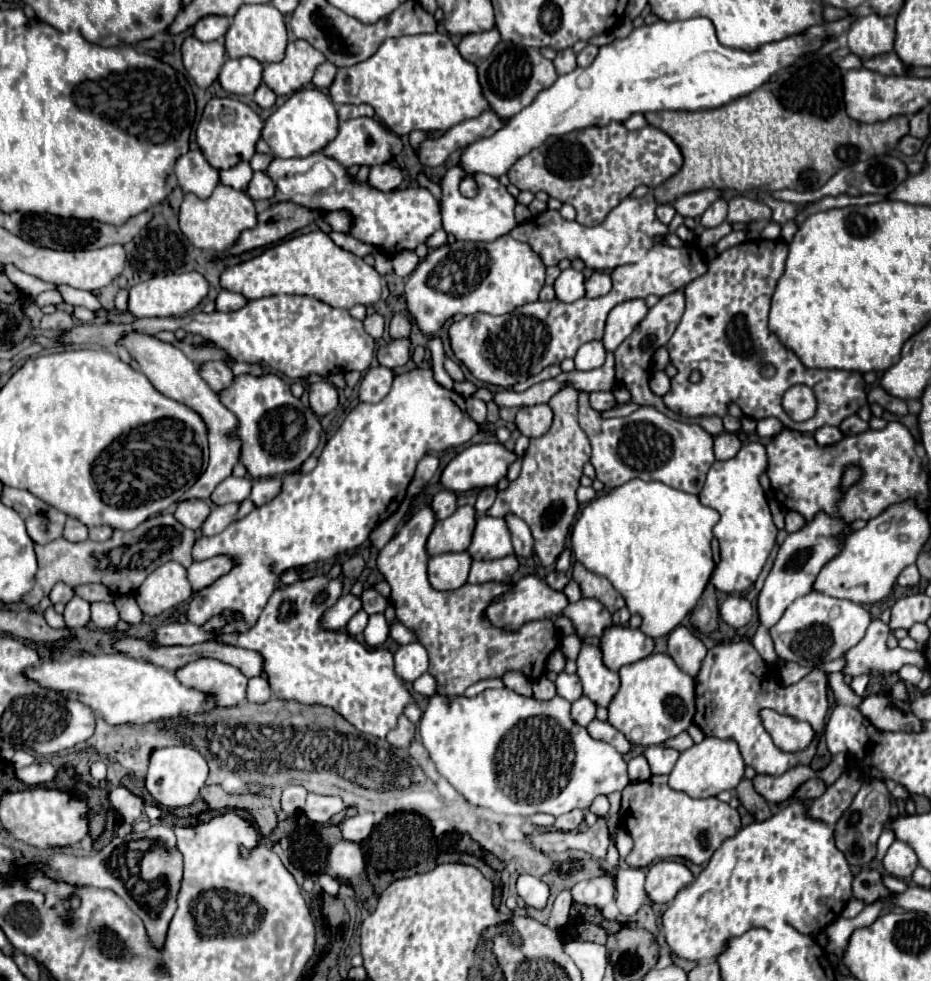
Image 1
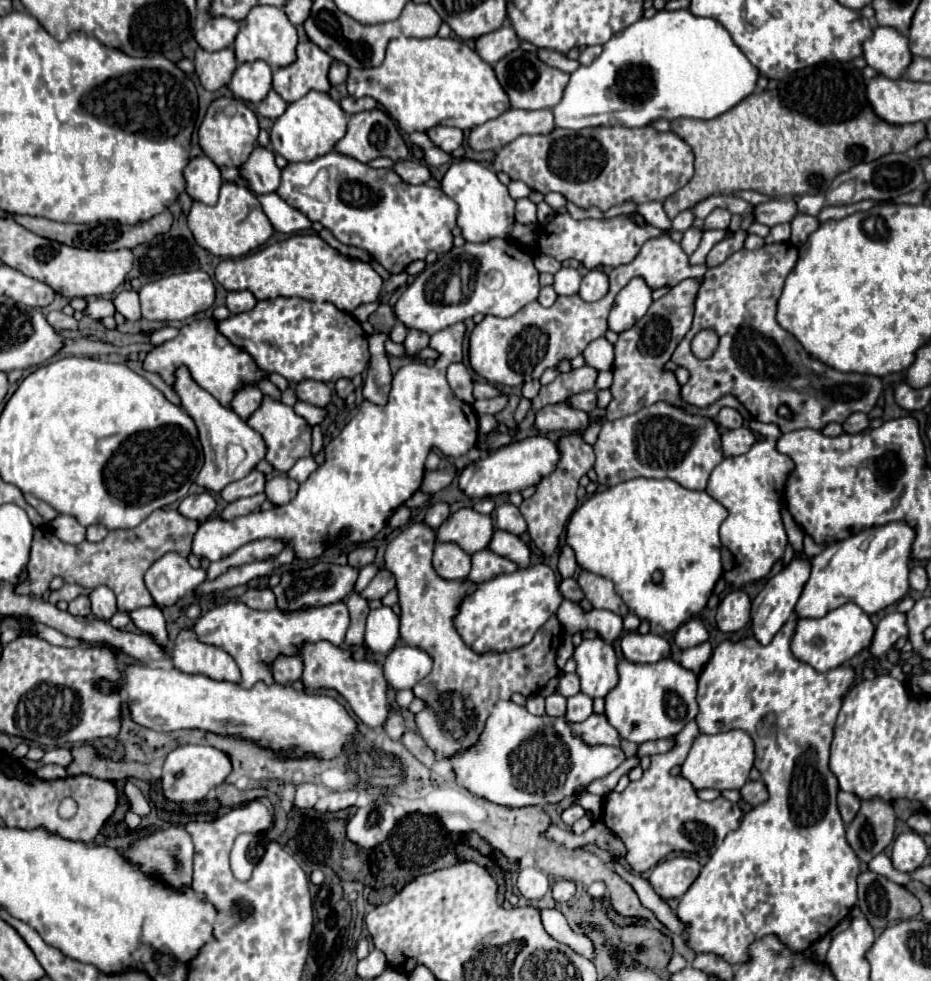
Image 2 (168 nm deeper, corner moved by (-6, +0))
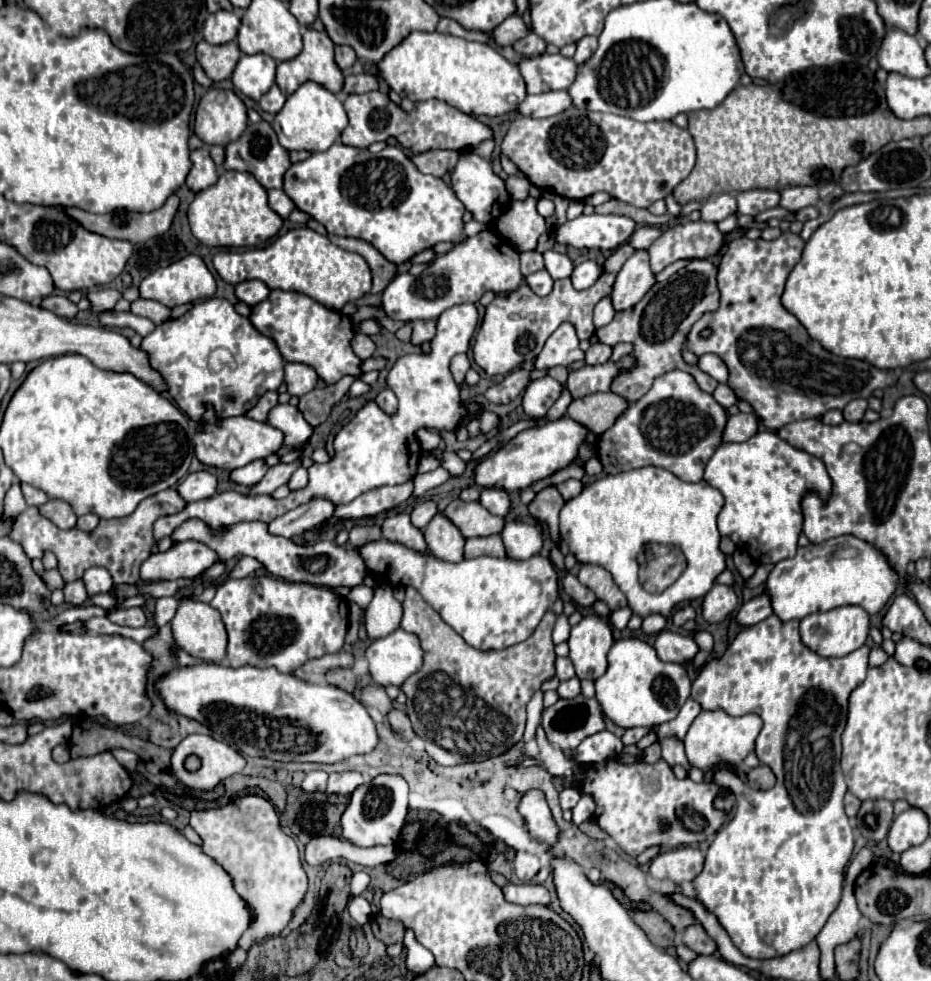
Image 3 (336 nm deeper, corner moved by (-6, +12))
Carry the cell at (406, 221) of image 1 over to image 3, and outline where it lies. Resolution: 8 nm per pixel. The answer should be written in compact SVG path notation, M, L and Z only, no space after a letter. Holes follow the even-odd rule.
M335 142L329 150L313 152L307 160L291 164L283 178L283 190L299 210L311 214L317 222L321 222L329 234L365 240L393 264L403 264L415 254L433 248L437 242L457 242L463 236L461 218L465 206L461 200L457 200L451 186L437 176L421 174L409 156L397 146L387 146L385 150L371 154L369 150Z

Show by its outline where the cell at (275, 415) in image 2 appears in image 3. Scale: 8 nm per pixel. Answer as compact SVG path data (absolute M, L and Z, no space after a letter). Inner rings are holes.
M277 404L271 408L267 424L283 432L283 446L303 444L313 434L313 428L305 422L303 414L291 404Z

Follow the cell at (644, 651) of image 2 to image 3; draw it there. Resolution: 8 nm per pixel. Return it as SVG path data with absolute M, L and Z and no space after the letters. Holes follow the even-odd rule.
M663 630L655 638L655 650L663 662L685 664L687 660L691 660L697 654L699 648L691 636L683 636L683 634Z

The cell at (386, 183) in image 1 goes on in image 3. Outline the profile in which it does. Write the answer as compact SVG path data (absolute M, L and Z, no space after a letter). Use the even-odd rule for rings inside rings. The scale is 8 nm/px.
M429 150L429 152L413 156L411 160L419 172L443 176L455 168L457 158L459 158L459 152L455 150Z

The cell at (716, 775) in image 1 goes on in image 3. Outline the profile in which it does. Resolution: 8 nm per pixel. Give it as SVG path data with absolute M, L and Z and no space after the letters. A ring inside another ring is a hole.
M703 710L689 726L689 732L683 740L687 760L691 766L703 772L713 772L717 768L739 768L743 760L747 758L747 754L755 750L755 740L761 732L761 726L763 722L757 714L735 718L735 716L725 714L723 710L715 710L715 712Z

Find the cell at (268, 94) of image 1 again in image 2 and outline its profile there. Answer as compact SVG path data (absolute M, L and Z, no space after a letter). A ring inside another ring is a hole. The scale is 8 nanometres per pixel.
M271 90L271 92L267 94L267 98L257 104L257 112L259 112L263 118L271 118L271 120L279 118L279 116L285 112L285 108L287 108L287 102L285 102L275 90Z

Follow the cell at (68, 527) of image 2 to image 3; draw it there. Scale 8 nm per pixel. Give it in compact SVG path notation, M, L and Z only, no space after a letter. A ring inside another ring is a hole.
M49 500L49 502L43 504L39 510L41 510L41 514L47 516L55 526L59 526L59 528L63 528L63 530L73 528L75 522L77 522L77 516L75 516L73 508L71 508L67 502L63 502L63 500Z

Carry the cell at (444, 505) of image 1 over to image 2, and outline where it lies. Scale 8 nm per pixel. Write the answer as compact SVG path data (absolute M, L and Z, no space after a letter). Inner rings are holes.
M437 502L437 504L429 506L423 522L425 522L429 528L437 530L439 524L443 524L443 520L447 520L447 518L449 518L449 506L447 506L445 502Z

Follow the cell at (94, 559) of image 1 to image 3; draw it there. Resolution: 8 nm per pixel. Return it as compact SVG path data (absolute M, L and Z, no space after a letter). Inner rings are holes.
M169 488L169 490L157 492L149 498L145 498L133 514L129 514L125 518L117 518L117 520L101 520L93 532L83 532L79 528L61 530L51 520L41 516L39 510L35 510L35 506L31 506L23 514L17 516L9 538L19 542L31 560L43 558L43 554L47 550L51 550L59 560L57 568L59 568L61 576L65 578L65 582L81 580L83 572L91 566L103 566L109 570L115 586L139 584L141 582L139 566L151 556L151 548L155 544L155 538L153 538L155 520L159 520L163 516L179 514L183 508L185 508L185 500L177 494L177 490Z

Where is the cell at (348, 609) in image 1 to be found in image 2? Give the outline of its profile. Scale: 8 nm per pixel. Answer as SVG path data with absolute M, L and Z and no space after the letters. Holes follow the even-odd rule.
M231 600L199 616L193 628L199 640L221 646L235 658L235 662L241 668L241 686L251 688L259 680L263 680L265 684L271 684L273 682L273 674L271 674L273 660L281 654L299 656L299 646L305 642L327 640L333 646L341 646L345 640L347 626L349 626L349 612L347 612L345 602L283 612L279 608L253 610L243 602Z

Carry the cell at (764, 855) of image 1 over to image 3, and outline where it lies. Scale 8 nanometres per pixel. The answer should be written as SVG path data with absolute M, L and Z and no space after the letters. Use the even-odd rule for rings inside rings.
M773 614L773 616L765 618L763 622L759 622L755 626L743 628L737 634L737 638L727 646L727 650L723 652L723 656L711 658L701 668L699 676L693 682L691 698L697 700L703 710L723 710L723 712L727 712L731 716L745 716L745 714L753 712L753 714L761 716L763 730L757 736L755 754L777 776L777 784L771 790L749 790L749 786L745 786L739 780L739 776L735 776L729 768L719 768L715 772L713 782L715 784L727 784L735 792L735 798L737 798L737 802L735 802L735 814L733 814L731 822L723 830L717 832L715 840L711 842L711 846L707 850L703 872L693 880L693 884L695 884L695 900L699 900L719 920L719 924L727 930L727 934L733 940L733 944L745 956L749 956L749 958L775 958L775 956L783 956L783 954L787 954L791 950L797 950L797 948L809 944L819 934L819 930L825 926L825 922L829 920L829 916L835 912L835 908L841 902L843 880L845 880L845 866L849 864L851 854L853 854L853 846L855 846L853 828L851 828L849 818L847 818L847 814L843 810L843 796L847 792L847 786L845 786L845 778L843 778L841 764L839 764L839 758L841 758L841 732L843 732L845 720L847 720L847 698L849 698L851 690L855 686L859 686L865 680L865 676L867 676L867 668L869 668L867 666L867 656L869 656L869 648L861 646L859 650L855 650L855 652L851 652L847 656L841 656L841 658L821 658L821 656L817 656L815 652L811 652L801 642L801 638L799 638L799 620L787 620L787 622L783 622L781 618L777 618Z

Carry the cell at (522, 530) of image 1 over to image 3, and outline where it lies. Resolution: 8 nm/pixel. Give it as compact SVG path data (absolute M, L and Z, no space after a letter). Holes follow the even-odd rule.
M483 488L481 500L479 500L491 514L505 518L511 512L511 498L507 490L501 488Z

